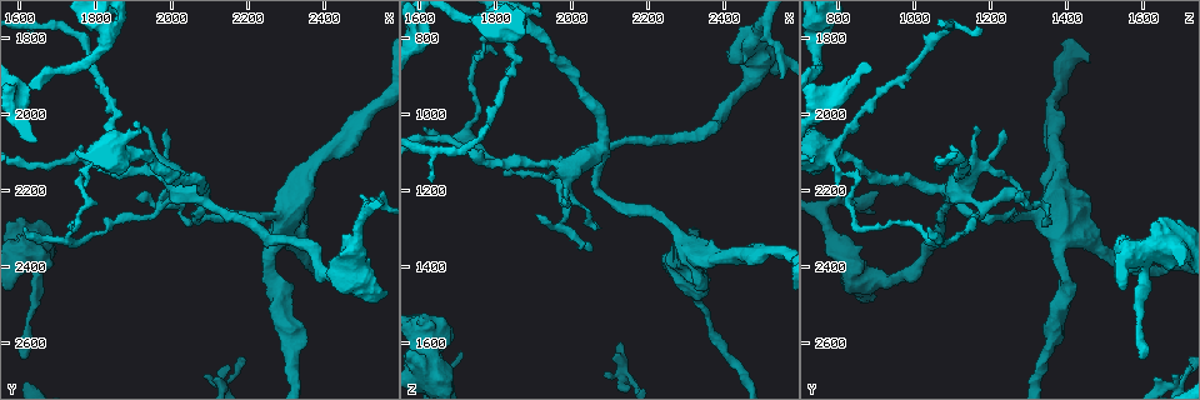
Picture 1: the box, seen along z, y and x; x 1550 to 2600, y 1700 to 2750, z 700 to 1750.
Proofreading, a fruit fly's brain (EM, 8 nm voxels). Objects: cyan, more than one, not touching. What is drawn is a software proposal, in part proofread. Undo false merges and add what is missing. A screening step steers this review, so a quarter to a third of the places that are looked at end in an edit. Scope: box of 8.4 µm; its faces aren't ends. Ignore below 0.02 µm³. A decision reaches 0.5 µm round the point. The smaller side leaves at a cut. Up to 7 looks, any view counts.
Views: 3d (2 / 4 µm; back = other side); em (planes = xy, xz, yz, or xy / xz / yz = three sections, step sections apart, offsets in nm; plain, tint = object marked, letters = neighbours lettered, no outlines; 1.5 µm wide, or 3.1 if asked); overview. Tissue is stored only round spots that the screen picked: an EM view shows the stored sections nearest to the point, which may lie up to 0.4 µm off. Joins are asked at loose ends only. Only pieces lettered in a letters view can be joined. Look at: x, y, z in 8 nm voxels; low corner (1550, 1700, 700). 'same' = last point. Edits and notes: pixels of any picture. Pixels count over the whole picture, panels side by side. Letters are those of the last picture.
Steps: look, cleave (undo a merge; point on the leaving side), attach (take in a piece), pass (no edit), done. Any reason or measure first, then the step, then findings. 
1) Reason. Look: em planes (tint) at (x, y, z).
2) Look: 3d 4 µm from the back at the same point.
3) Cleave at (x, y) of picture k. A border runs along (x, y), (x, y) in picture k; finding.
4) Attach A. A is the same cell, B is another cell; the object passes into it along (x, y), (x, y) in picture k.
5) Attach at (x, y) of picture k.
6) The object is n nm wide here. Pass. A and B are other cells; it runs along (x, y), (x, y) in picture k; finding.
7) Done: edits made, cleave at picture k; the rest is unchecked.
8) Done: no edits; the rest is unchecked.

Free end. Look: 3d 4 µm at (1925, 2030, 1160).

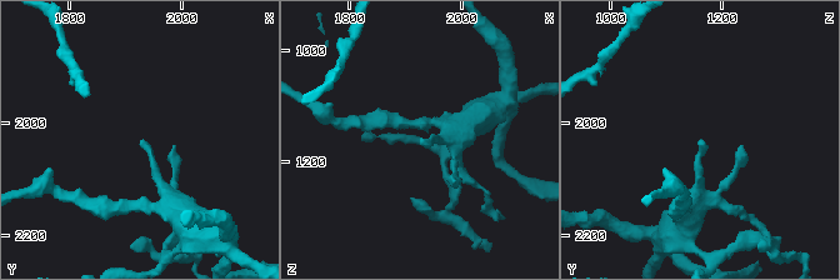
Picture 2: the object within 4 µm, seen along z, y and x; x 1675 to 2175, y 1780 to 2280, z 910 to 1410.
Need the tissue. Look: em xz step 4 (plain) at (1930, 2035, 1160).

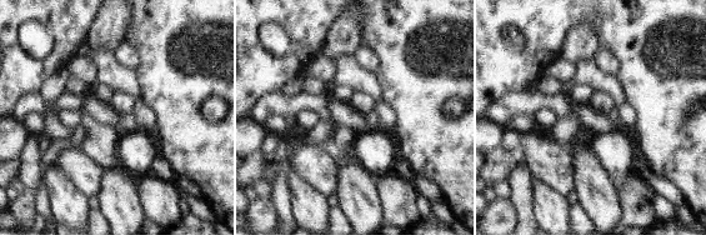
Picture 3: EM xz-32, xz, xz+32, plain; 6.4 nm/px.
What lies round it. Look: em xz step 4 (letters) at the same point.

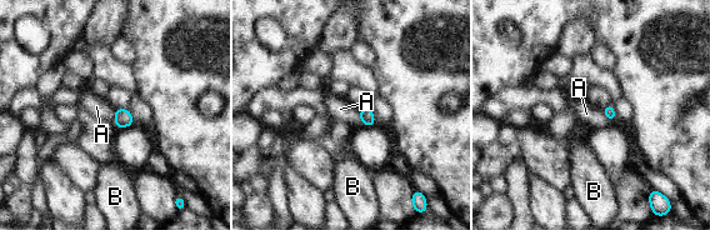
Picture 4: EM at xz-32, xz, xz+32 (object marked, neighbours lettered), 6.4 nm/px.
Pass. A and B are other cells; a border runs along (601, 110), (610, 120), (615, 121) in picture 4; none of them fits.

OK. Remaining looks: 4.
Sudden change in width. Look: em planes (letters) at (2330, 2350, 1485).

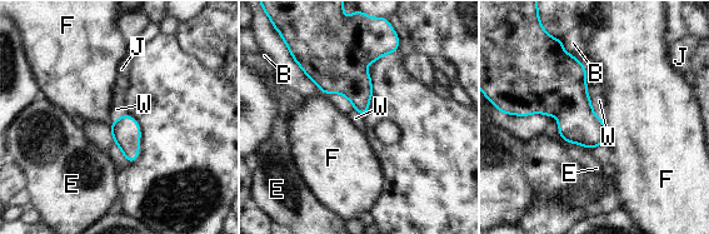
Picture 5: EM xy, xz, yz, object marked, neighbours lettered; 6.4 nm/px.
The object is 180 nm wide here. Pass. B, E, F, J and W are other cells; a border runs along (589, 96), (593, 111), (603, 120) in picture 5; continuous, no second cell.

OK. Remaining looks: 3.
Thick turns thin. Look: 3d 4 µm at (1625, 2370, 1620).

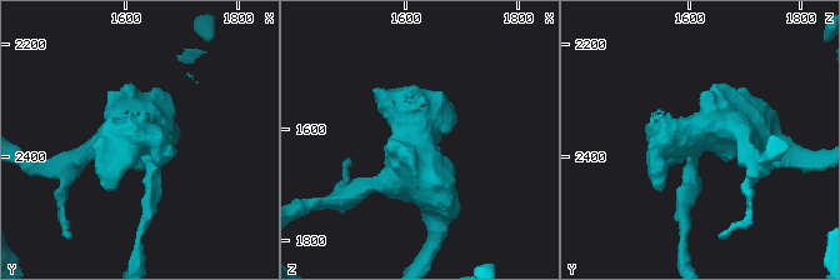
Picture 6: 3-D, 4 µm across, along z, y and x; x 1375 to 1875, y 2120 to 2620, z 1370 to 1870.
Shape alone is not enough. Look: em planes (letters) at (1620, 2370, 1615).

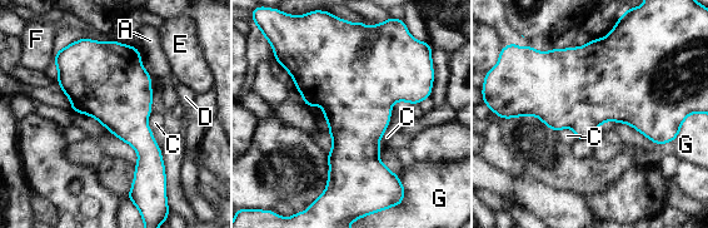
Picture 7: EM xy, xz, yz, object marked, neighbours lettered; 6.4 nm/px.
Pass. A, C, D, E, F and G are other cells; continuous, no second cell.

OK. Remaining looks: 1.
Done: no edits; the rest is unchecked.

